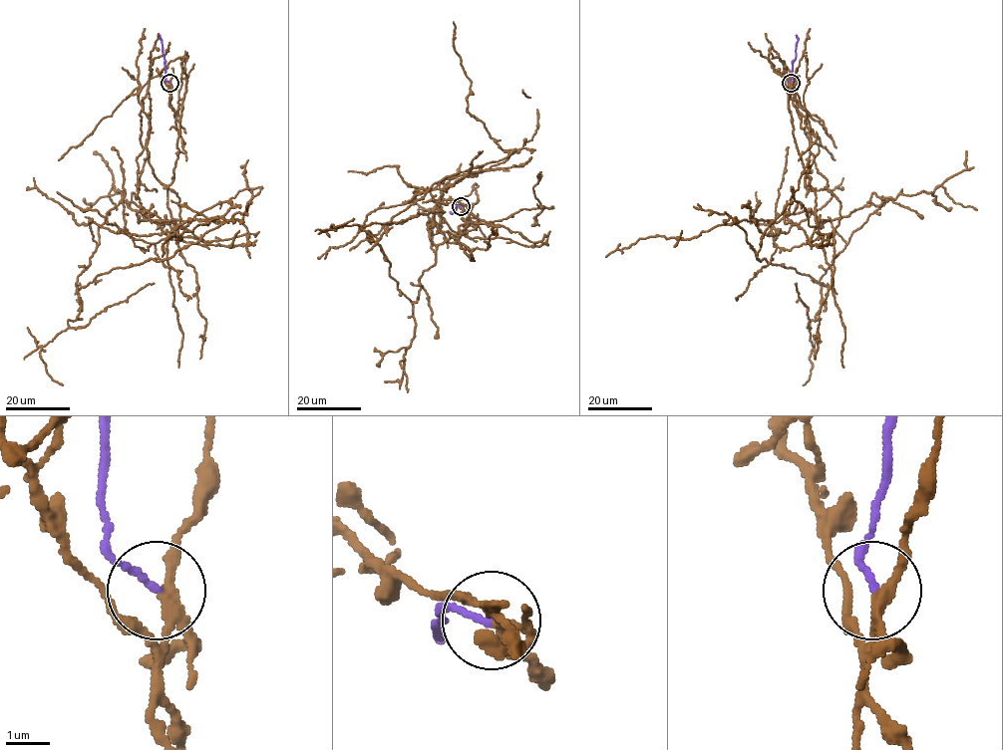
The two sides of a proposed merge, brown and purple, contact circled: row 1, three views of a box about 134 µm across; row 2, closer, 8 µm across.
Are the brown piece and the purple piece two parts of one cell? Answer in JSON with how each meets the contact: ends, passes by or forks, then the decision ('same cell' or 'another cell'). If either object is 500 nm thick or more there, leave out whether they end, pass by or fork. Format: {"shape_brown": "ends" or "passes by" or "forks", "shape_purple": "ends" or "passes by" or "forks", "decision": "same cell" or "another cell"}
{"shape_brown": "forks", "shape_purple": "ends", "decision": "another cell"}

